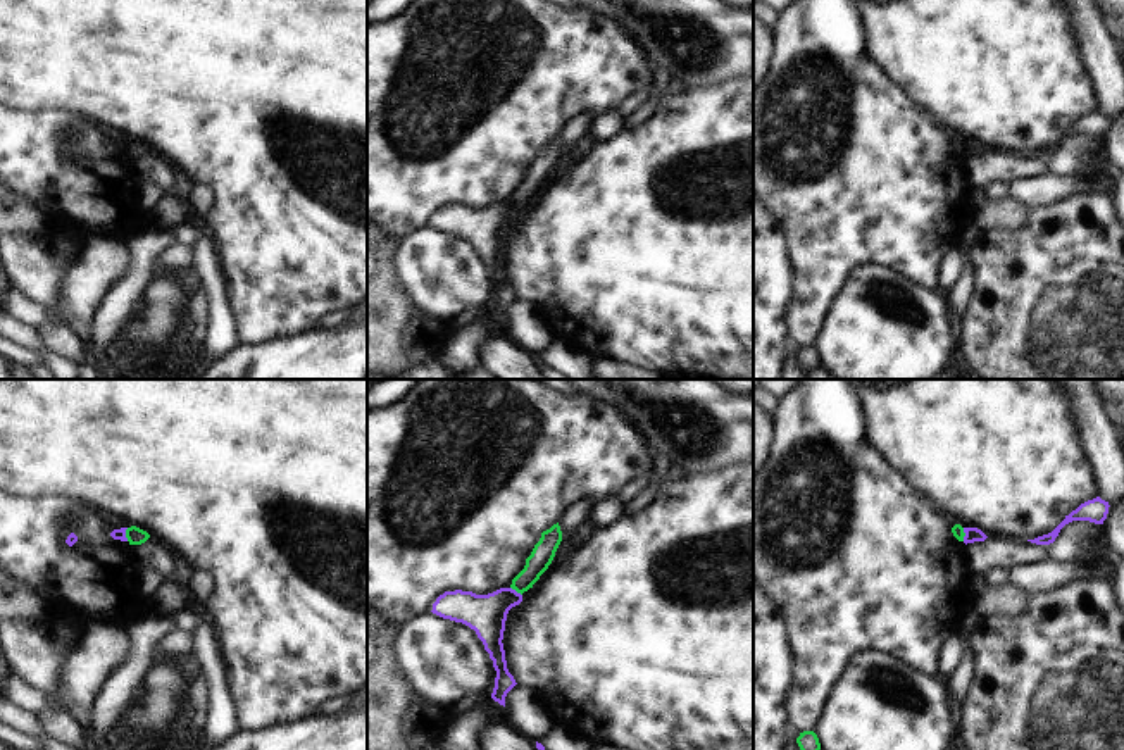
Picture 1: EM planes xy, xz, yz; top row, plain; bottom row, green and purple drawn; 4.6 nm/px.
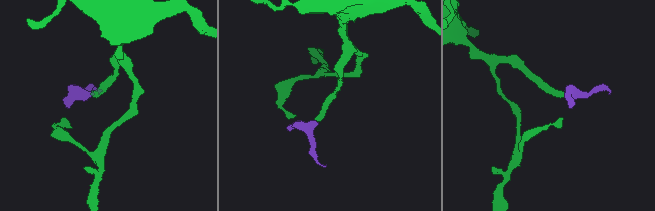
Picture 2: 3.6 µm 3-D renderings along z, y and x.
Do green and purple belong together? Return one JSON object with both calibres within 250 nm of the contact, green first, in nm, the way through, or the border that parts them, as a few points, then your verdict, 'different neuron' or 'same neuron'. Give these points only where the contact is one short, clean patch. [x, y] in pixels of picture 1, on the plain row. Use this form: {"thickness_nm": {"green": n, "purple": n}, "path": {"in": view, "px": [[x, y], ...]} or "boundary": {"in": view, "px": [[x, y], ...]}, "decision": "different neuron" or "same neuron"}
{"thickness_nm": {"green": 110, "purple": 190}, "boundary": {"in": "xz", "px": [[511, 200], [521, 209]]}, "decision": "different neuron"}

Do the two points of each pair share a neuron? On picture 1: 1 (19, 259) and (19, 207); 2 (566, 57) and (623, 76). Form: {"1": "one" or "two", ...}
{"1": "two", "2": "one"}

